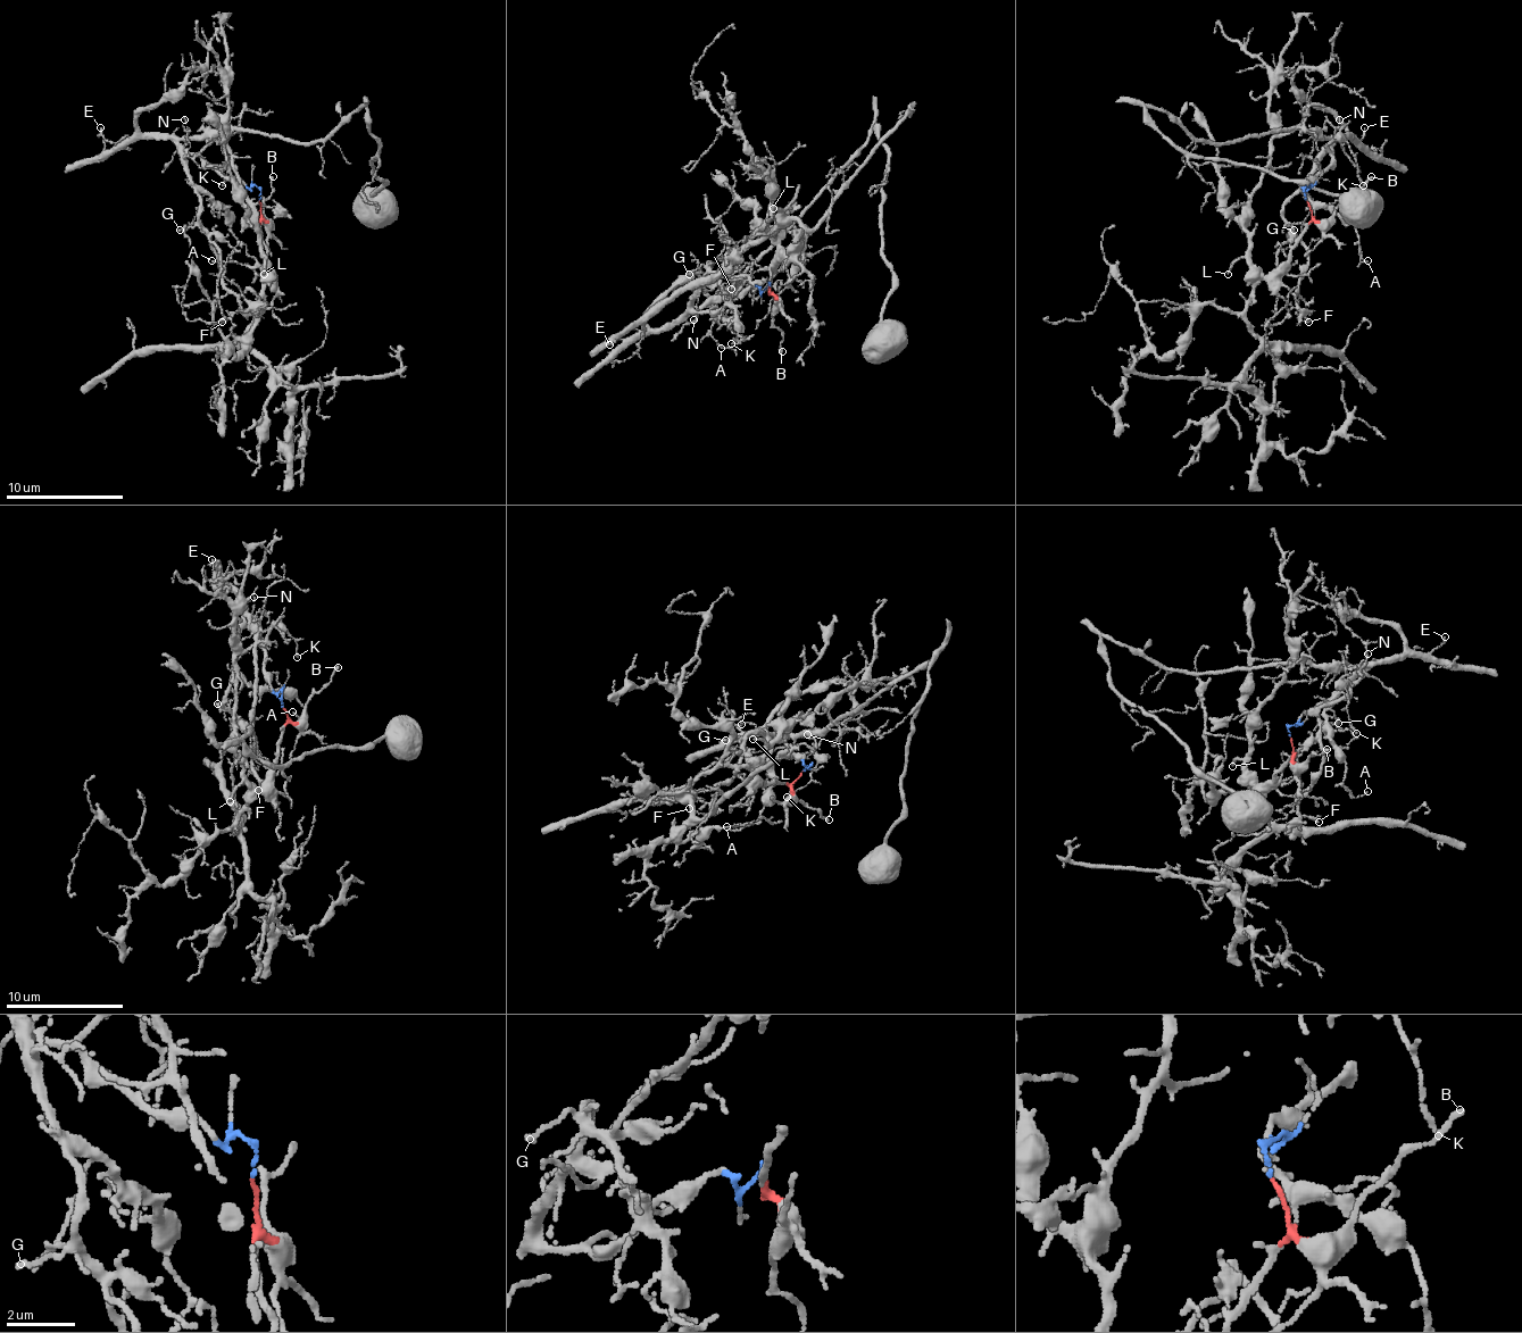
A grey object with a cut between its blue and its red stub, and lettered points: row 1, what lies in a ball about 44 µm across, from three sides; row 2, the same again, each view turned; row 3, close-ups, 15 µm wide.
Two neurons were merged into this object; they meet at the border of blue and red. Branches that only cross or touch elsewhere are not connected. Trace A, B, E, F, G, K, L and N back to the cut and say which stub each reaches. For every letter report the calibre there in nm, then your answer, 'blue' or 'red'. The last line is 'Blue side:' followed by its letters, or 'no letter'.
A: 90 nm | blue
B: 160 nm | red
E: 130 nm | blue
F: 100 nm | blue
G: 130 nm | blue
K: 120 nm | blue
L: 110 nm | red
N: 90 nm | blue
Blue side: A, E, F, G, K, N

